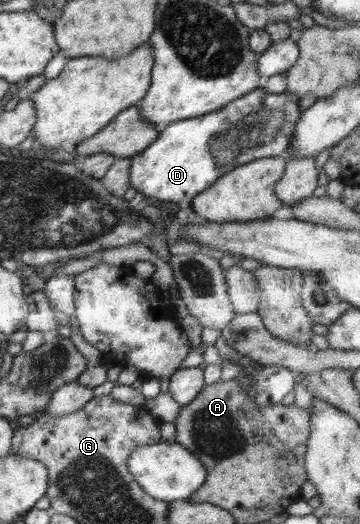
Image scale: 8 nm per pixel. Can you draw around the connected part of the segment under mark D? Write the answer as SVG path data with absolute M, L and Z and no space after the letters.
M261 87L229 102L217 111L169 124L157 136L155 142L131 157L130 187L143 194L145 198L152 197L166 203L184 205L236 166L247 164L252 160L284 156L290 148L289 143L293 137L291 133L295 131L295 125L302 113L299 110L299 100L299 97L287 91L282 94L269 94Z

